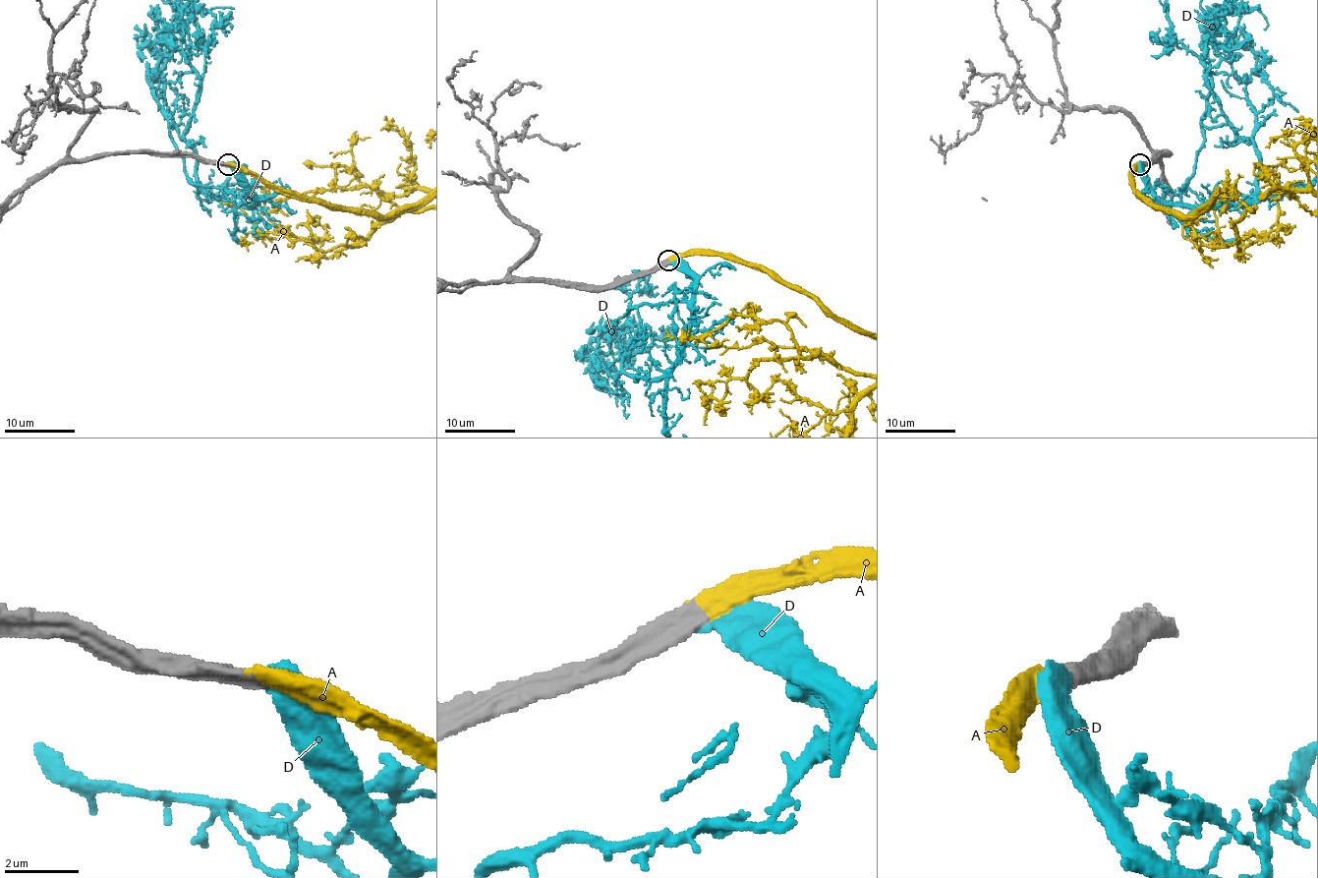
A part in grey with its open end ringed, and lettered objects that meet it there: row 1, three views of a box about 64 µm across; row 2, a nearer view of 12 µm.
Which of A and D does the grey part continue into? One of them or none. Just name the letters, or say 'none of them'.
A

